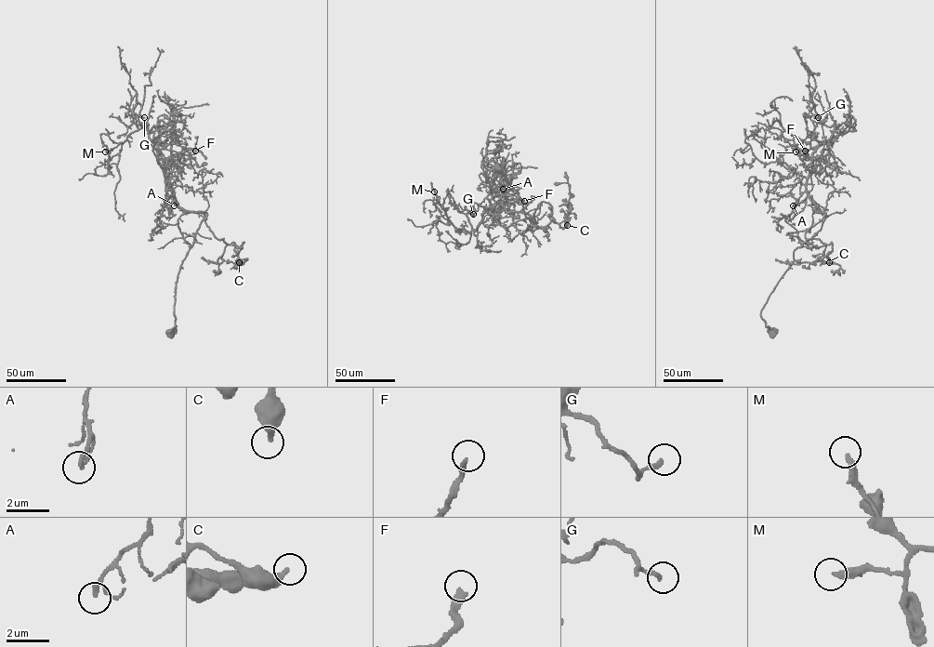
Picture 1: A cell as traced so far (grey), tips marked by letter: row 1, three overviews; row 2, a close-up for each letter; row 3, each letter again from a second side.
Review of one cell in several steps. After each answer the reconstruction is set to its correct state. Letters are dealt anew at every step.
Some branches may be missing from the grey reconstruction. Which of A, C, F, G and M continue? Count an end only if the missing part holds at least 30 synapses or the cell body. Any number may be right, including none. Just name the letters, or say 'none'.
F

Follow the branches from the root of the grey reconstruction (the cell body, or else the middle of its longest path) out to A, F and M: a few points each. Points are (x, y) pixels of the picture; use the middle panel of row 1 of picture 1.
A: (498, 169), (503, 157), (508, 186), (517, 191), (532, 222), (526, 214), (506, 211), (501, 202), (503, 189)
F: (498, 169), (503, 157), (508, 186), (532, 222), (501, 203), (494, 207), (524, 201)
M: (498, 169), (503, 157), (508, 186), (532, 222), (498, 203), (470, 233), (455, 230), (434, 191)

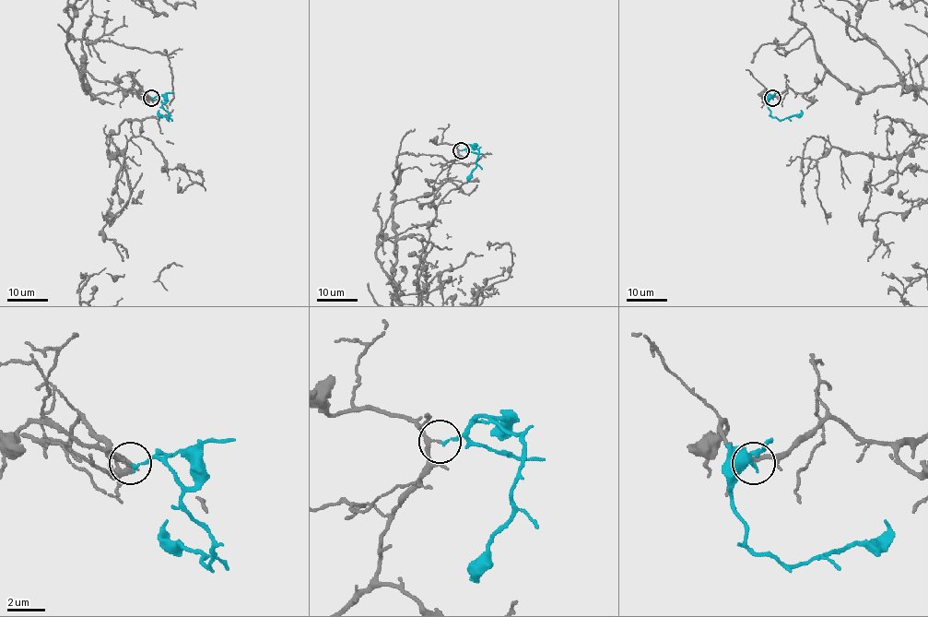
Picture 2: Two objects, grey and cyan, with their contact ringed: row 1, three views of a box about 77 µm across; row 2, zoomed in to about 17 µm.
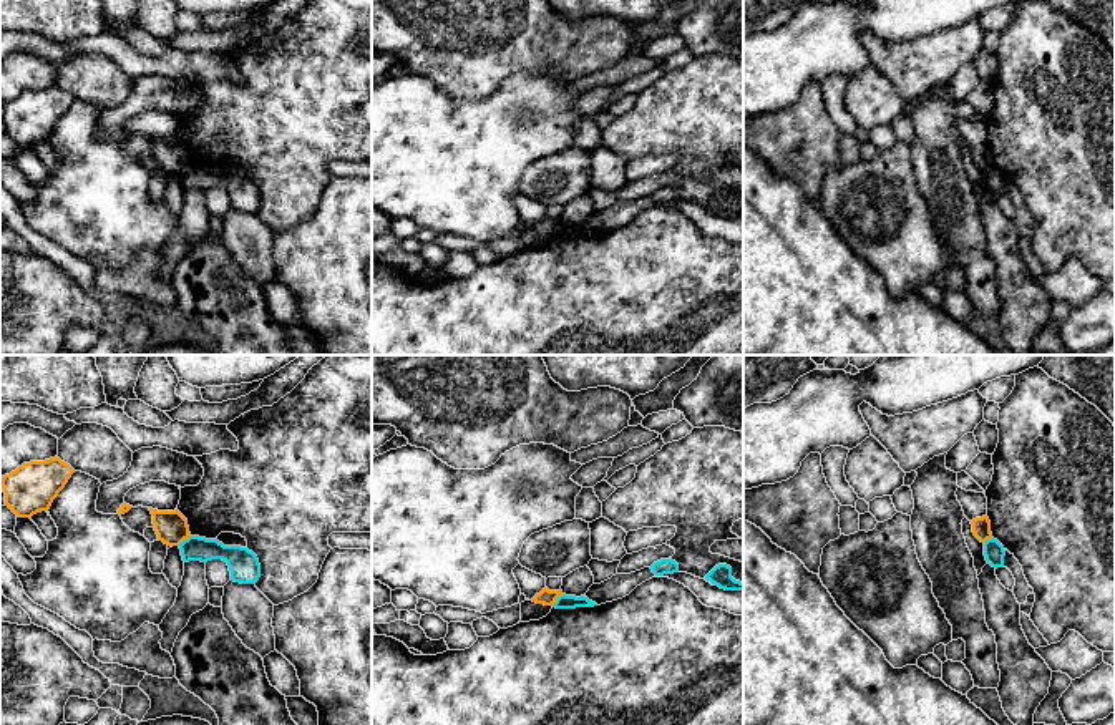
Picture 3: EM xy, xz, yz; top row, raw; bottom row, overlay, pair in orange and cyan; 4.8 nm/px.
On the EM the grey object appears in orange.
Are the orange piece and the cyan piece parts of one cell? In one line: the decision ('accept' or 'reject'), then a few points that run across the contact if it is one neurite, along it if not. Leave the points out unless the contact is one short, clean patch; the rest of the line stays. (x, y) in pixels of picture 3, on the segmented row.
reject; line xz (563, 594), (553, 606)

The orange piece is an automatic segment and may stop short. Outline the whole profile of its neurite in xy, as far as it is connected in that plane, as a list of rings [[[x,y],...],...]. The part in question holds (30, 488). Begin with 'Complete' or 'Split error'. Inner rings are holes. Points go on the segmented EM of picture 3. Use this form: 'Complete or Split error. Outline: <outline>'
Complete. Outline: [[[58,456],[23,463],[10,474],[2,476],[5,506],[17,518],[32,519],[33,514],[50,509],[73,473],[75,470]]]

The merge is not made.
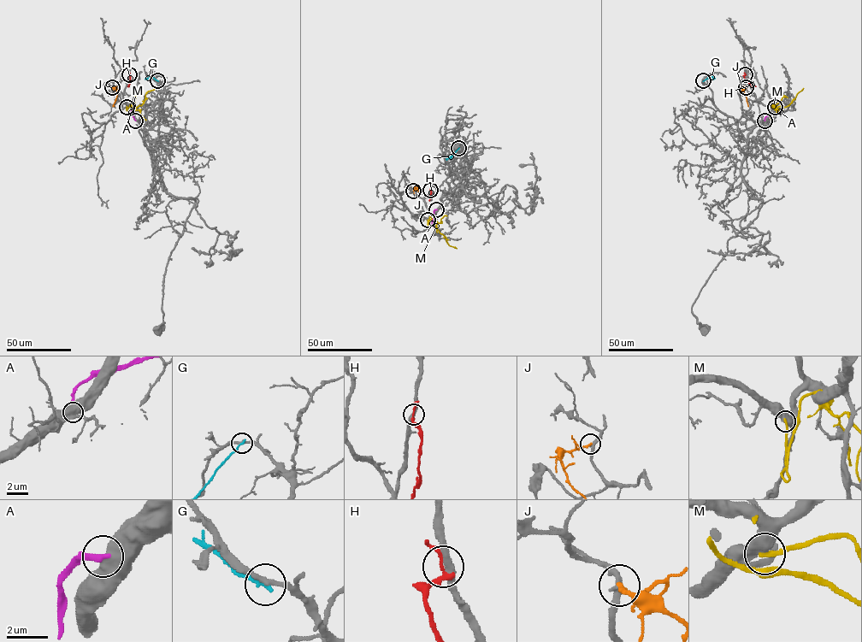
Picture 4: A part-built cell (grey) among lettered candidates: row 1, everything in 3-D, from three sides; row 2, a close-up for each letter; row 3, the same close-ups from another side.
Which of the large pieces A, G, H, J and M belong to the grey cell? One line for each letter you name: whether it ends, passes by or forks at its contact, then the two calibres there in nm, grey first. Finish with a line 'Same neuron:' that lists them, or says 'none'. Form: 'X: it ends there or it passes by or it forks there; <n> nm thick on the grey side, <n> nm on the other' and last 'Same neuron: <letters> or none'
Same neuron: none

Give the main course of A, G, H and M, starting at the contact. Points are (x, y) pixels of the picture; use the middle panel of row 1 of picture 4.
A: (436, 209), (433, 211), (432, 227)
G: (458, 148), (446, 160)
H: (430, 190), (429, 201)
M: (428, 220), (428, 227), (429, 218), (435, 219), (439, 232), (449, 245), (457, 248)

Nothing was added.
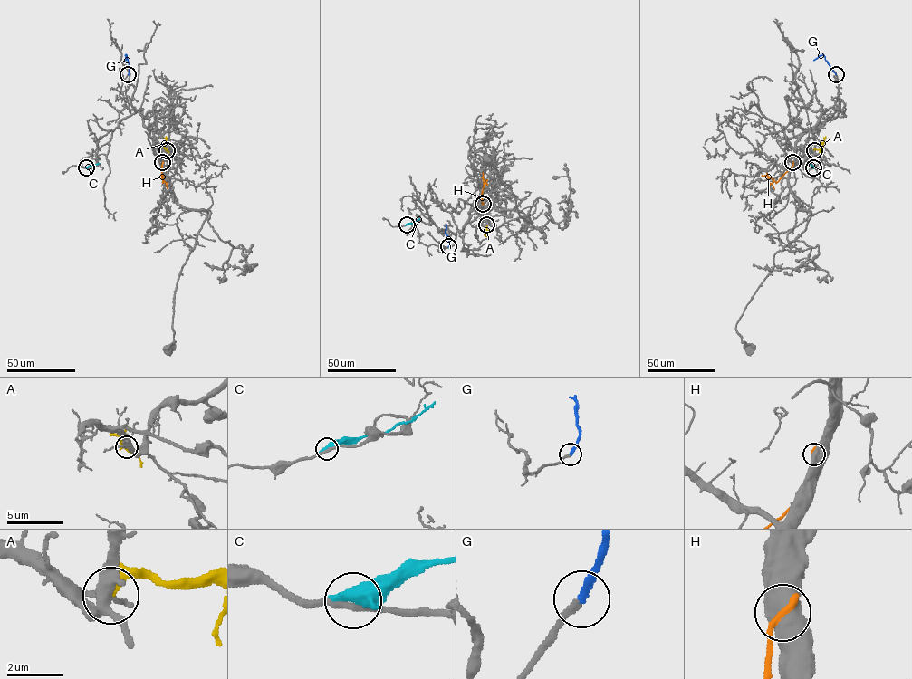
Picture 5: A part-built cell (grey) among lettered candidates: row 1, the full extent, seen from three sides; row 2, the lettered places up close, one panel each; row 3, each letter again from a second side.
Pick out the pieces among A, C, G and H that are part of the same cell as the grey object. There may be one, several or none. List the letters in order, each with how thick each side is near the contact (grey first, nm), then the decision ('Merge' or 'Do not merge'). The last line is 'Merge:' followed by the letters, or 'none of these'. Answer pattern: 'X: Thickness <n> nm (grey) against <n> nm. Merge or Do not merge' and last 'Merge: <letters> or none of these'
A: Thickness 120 nm (grey) against 160 nm. Merge
C: Thickness 240 nm (grey) against 600 nm. Do not merge
G: Thickness 190 nm (grey) against 240 nm. Merge
H: Thickness 650 nm (grey) against 260 nm. Do not merge
Merge: A, G

